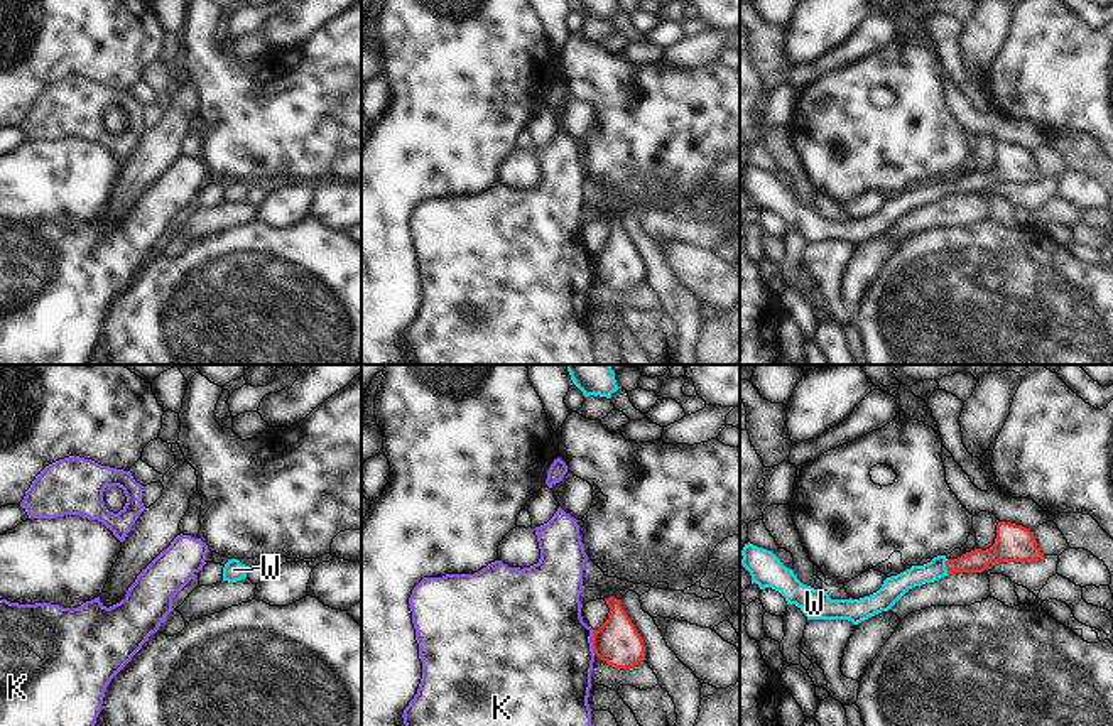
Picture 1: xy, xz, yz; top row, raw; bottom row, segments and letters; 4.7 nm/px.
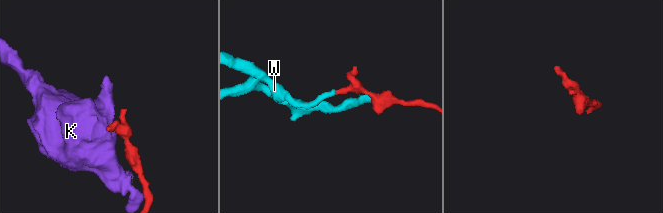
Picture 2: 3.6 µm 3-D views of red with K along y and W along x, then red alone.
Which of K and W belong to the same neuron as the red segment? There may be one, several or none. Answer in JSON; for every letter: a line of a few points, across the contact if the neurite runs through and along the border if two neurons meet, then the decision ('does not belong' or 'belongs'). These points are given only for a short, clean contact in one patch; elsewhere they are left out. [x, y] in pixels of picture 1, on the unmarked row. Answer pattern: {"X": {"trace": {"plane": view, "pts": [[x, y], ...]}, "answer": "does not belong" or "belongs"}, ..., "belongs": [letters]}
{"K": {"answer": "does not belong"}, "W": {"answer": "belongs"}, "belongs": ["W"]}

